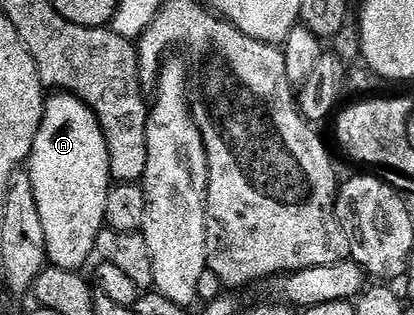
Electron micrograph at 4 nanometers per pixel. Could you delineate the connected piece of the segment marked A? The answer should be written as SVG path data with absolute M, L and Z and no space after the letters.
M54 94L47 99L28 171L32 190L36 190L49 263L55 268L81 269L81 264L95 255L96 238L106 223L104 206L108 206L112 181L100 122L79 96Z

